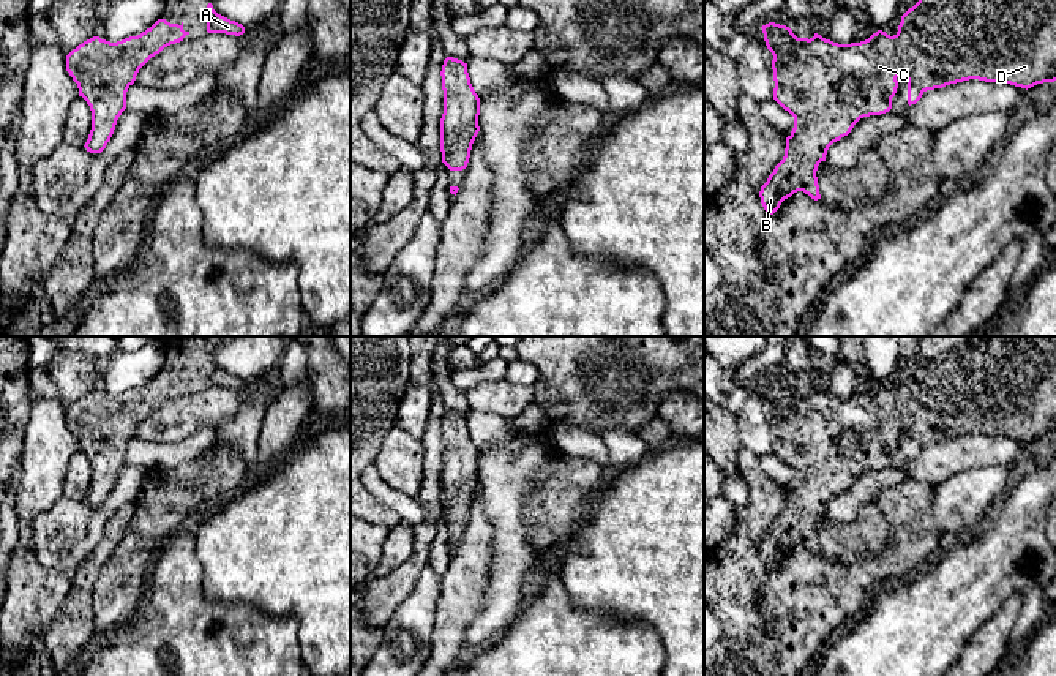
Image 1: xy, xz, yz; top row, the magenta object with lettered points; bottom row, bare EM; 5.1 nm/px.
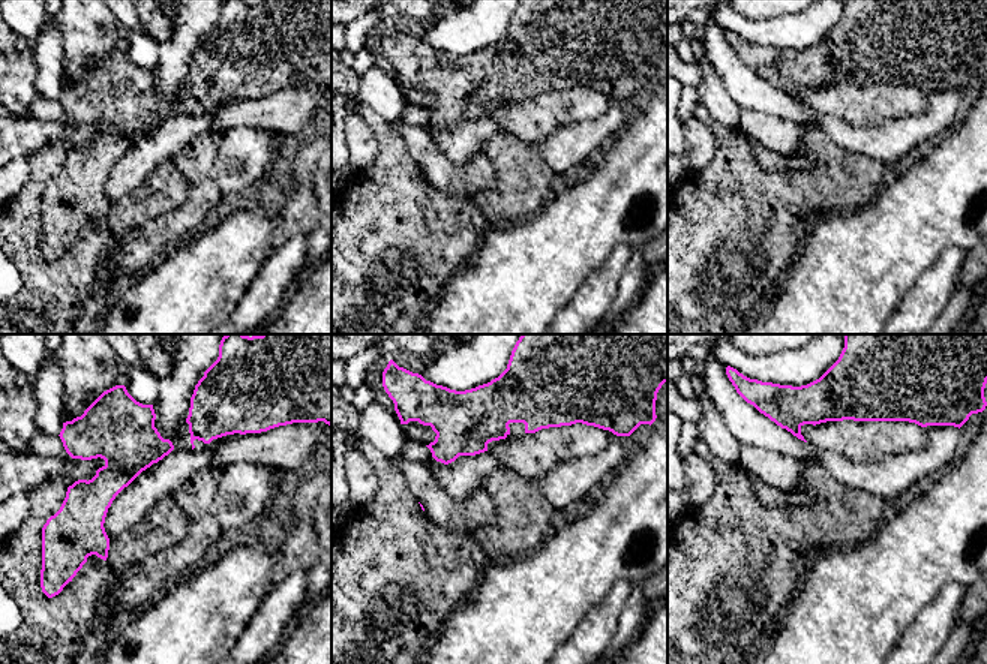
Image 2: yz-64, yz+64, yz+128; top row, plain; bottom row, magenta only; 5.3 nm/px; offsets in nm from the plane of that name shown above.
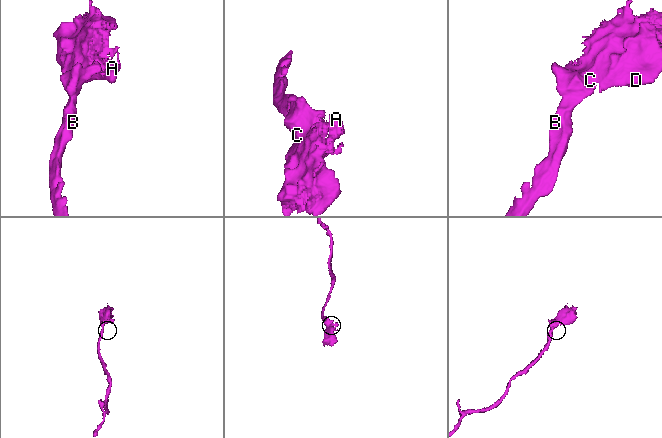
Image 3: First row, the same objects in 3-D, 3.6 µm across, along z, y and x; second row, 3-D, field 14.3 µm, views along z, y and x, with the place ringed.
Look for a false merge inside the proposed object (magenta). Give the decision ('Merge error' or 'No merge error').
No merge error

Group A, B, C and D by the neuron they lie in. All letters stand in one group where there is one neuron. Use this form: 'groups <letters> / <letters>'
groups A B C D

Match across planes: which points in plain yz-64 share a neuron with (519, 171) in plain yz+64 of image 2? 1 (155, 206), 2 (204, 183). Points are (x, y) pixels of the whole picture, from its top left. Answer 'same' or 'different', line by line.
1: different
2: same

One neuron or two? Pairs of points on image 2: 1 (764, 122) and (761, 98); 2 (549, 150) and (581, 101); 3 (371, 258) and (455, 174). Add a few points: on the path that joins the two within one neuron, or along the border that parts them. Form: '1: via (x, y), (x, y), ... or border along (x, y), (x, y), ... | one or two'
1: border along (741, 107), (797, 122) | two
2: border along (599, 116), (561, 125), (543, 138), (533, 140) | two
3: border along (425, 174), (437, 188), (446, 192), (474, 194) | two

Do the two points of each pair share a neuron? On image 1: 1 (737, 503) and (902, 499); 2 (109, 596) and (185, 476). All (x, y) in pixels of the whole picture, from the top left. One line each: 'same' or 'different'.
1: different
2: same

